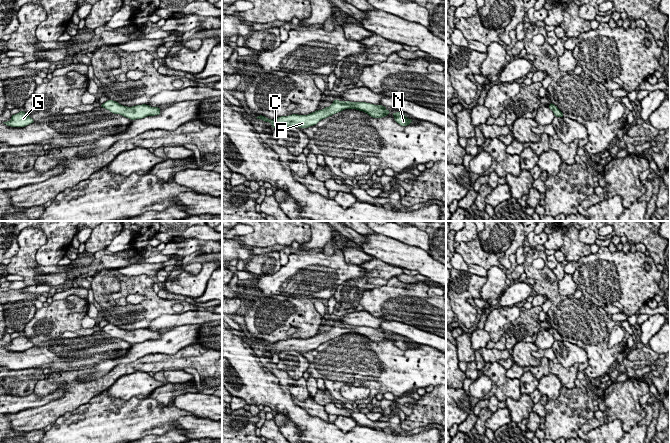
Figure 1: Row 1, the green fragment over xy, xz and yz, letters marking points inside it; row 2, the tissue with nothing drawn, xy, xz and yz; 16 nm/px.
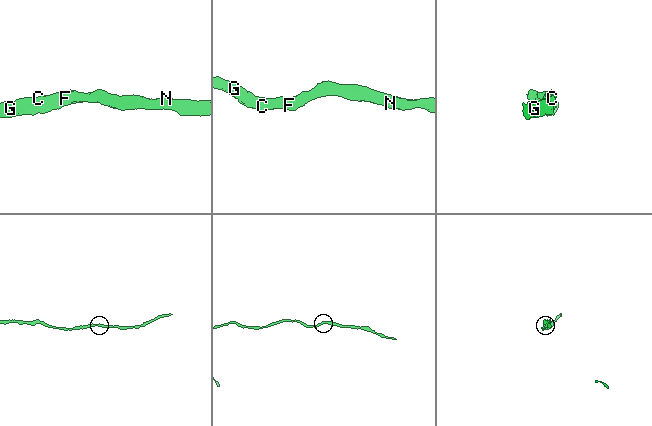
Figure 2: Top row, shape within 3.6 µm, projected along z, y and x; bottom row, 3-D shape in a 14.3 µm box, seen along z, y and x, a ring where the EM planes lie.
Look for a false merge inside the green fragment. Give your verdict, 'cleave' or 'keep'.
keep

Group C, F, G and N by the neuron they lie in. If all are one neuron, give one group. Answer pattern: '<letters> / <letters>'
C F G N

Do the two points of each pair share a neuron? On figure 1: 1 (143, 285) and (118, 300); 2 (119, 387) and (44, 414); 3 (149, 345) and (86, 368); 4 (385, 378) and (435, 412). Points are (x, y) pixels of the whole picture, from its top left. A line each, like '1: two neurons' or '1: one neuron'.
1: one neuron
2: two neurons
3: one neuron
4: two neurons

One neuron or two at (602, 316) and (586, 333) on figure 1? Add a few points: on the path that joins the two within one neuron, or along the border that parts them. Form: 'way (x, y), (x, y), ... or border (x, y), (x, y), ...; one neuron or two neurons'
way (601, 321), (591, 333); one neuron

